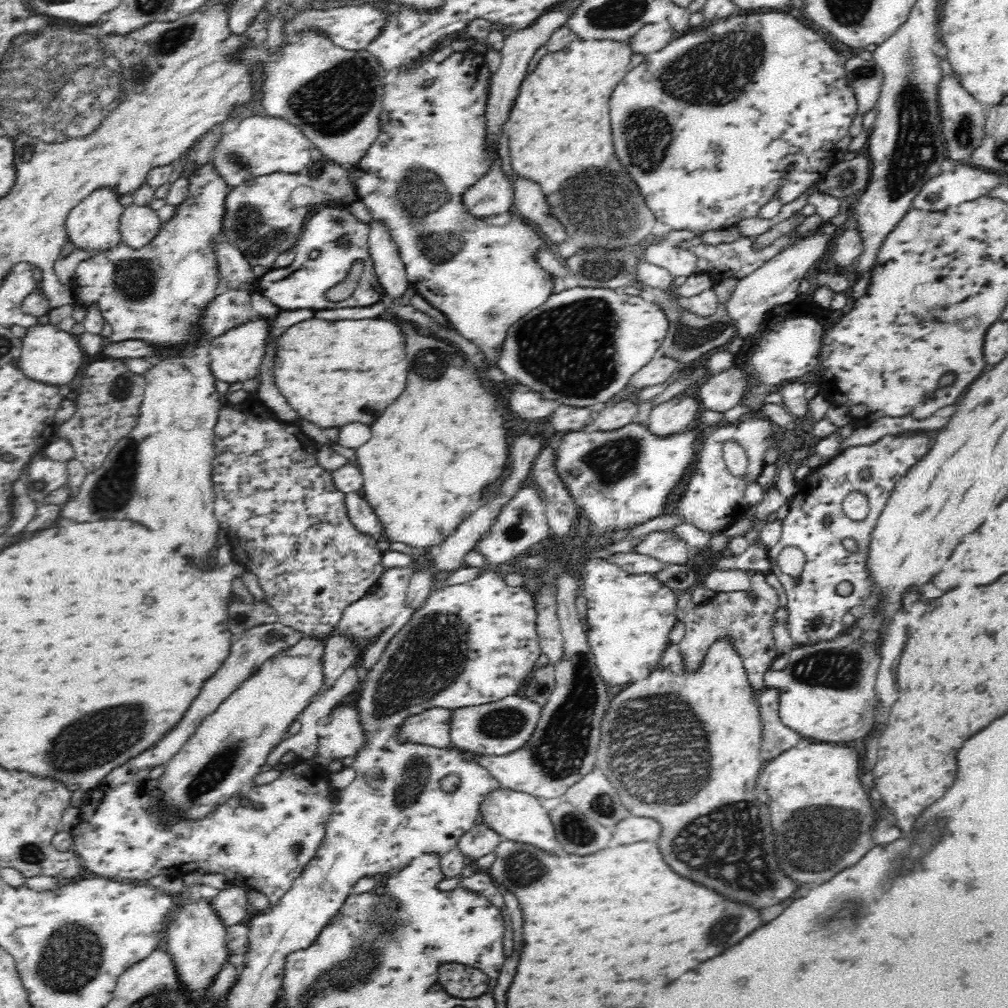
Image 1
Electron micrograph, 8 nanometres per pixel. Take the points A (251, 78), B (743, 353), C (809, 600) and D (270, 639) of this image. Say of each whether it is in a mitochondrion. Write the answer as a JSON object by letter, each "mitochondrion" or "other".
{"A":"other","B":"other","C":"other","D":"mitochondrion"}

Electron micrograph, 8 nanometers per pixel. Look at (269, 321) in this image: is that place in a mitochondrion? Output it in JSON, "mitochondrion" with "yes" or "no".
{"mitochondrion":"no"}

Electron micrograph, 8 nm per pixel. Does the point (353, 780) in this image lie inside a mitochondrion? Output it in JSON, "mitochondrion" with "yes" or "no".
{"mitochondrion":"no"}

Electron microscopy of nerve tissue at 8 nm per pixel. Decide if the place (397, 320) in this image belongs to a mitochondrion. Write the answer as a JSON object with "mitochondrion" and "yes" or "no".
{"mitochondrion":"no"}

